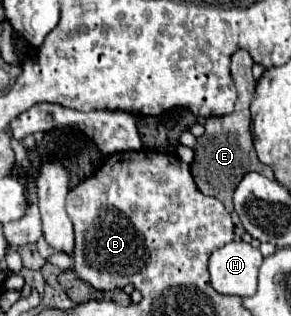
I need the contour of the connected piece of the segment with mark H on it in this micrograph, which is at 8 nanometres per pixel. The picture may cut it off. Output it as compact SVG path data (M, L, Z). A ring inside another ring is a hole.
M229 242L209 258L211 286L219 294L253 296L257 290L257 270L263 262L259 248L247 242Z

